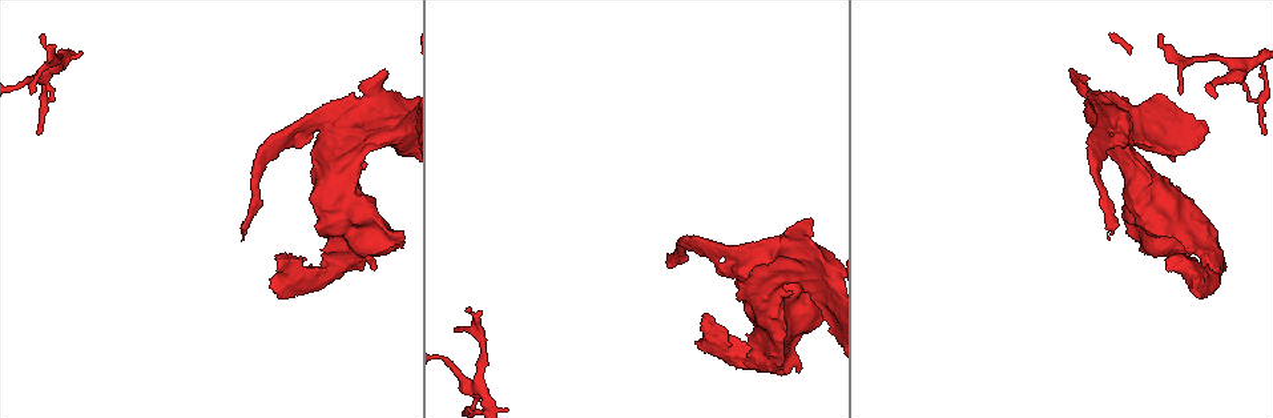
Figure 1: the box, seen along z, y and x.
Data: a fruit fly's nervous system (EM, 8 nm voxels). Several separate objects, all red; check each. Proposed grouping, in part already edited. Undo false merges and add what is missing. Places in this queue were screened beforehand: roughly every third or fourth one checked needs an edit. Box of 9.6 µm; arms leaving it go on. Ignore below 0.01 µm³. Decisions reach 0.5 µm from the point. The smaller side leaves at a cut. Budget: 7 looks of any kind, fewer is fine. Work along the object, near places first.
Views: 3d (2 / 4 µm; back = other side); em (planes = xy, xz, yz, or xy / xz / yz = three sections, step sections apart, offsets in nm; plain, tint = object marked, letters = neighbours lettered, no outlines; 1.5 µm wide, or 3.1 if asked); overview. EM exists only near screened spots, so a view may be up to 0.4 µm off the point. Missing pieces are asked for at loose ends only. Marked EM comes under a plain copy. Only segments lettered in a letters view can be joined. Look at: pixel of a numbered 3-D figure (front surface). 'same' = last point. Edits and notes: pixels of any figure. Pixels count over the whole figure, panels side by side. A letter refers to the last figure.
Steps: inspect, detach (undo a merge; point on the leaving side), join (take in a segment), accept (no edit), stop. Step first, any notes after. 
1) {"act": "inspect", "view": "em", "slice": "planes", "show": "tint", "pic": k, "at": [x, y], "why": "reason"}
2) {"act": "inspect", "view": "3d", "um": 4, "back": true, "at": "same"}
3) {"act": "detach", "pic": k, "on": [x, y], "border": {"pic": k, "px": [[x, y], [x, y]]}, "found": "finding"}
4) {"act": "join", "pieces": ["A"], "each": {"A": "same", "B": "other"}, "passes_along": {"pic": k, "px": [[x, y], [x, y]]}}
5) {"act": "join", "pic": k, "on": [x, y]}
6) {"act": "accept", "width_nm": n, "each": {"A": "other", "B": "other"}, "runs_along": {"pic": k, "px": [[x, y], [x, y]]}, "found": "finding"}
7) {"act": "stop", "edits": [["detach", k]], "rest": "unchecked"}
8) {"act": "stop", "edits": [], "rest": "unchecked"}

{"act": "inspect", "view": "em", "slice": "xy", "step": 8, "show": "letters", "pic": 1, "at": [1118, 107], "why": "free end"}

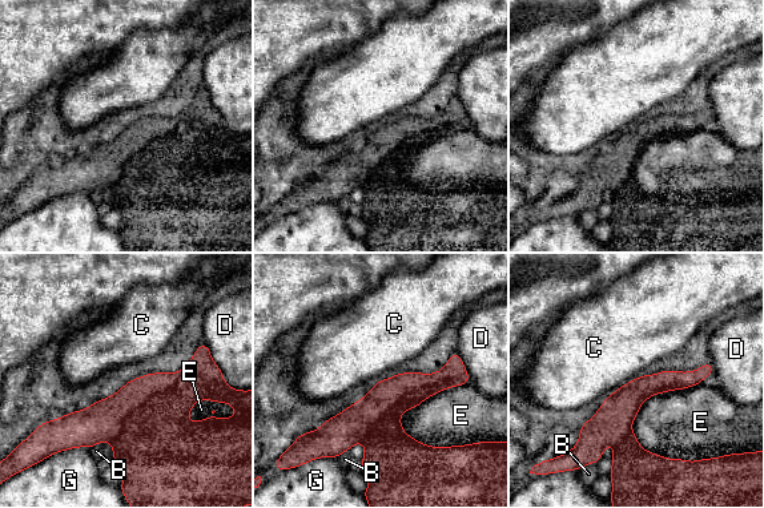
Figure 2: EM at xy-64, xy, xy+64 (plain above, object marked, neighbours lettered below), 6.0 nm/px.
{"act": "detach", "pic": 2, "on": [193, 382], "width_nm": 150, "each": {"B": "other", "C": "other", "D": "other", "E": "other", "G": "other"}, "border": {"pic": 2, "px": [[192, 404], [157, 391], [113, 440]]}, "found": "two neurons meet here"}

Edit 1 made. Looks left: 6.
{"act": "inspect", "view": "em", "slice": "planes", "show": "letters", "pic": 1, "at": [1236, 68]}

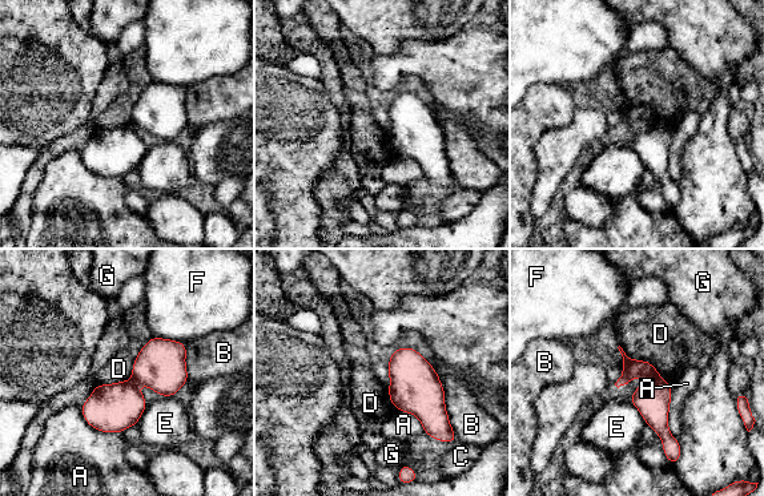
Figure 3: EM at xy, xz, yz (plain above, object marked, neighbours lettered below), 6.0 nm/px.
{"act": "accept", "each": {"A": "other", "B": "other", "C": "other", "D": "other", "E": "other", "F": "other", "G": "other"}, "border": {"pic": 3, "px": [[628, 400], [647, 424]]}, "found": "one neuron here"}

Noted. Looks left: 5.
{"act": "stop", "edits": [["detach", 2]], "rest": "unchecked"}

